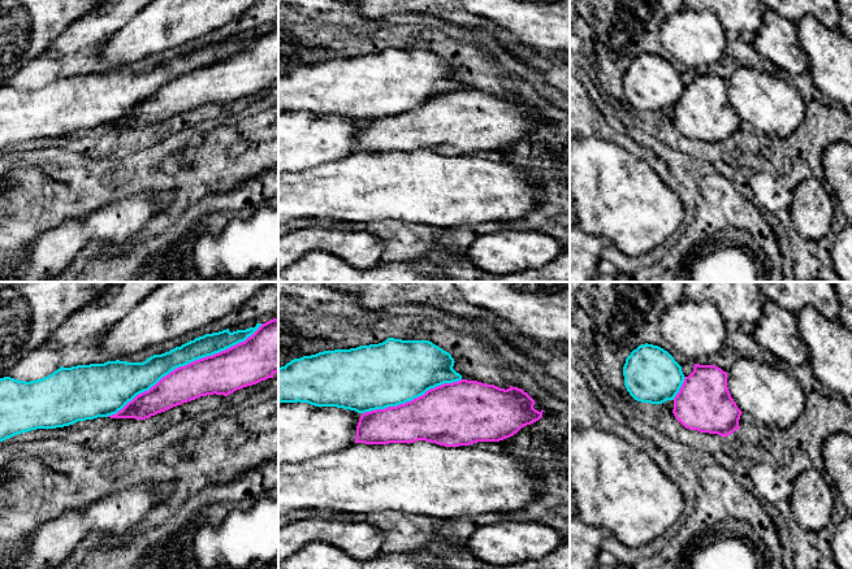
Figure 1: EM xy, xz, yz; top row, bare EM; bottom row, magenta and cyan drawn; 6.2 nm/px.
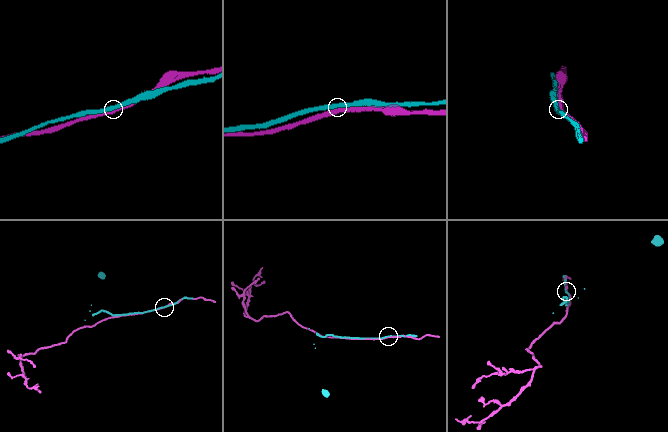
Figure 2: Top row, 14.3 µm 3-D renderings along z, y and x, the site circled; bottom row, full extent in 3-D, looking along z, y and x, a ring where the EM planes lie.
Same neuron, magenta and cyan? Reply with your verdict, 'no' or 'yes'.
no

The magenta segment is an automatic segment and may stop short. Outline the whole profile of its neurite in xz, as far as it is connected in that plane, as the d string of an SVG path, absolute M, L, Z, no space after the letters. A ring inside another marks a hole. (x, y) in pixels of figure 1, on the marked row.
M460 379L431 388L405 404L363 413L356 426L355 443L408 444L425 440L445 447L459 447L477 442L499 442L542 417L545 411L536 411L535 404L522 388L510 386L505 390L494 385Z

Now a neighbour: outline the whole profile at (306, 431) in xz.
M308 403L278 404L278 465L297 464L355 443L363 413Z

